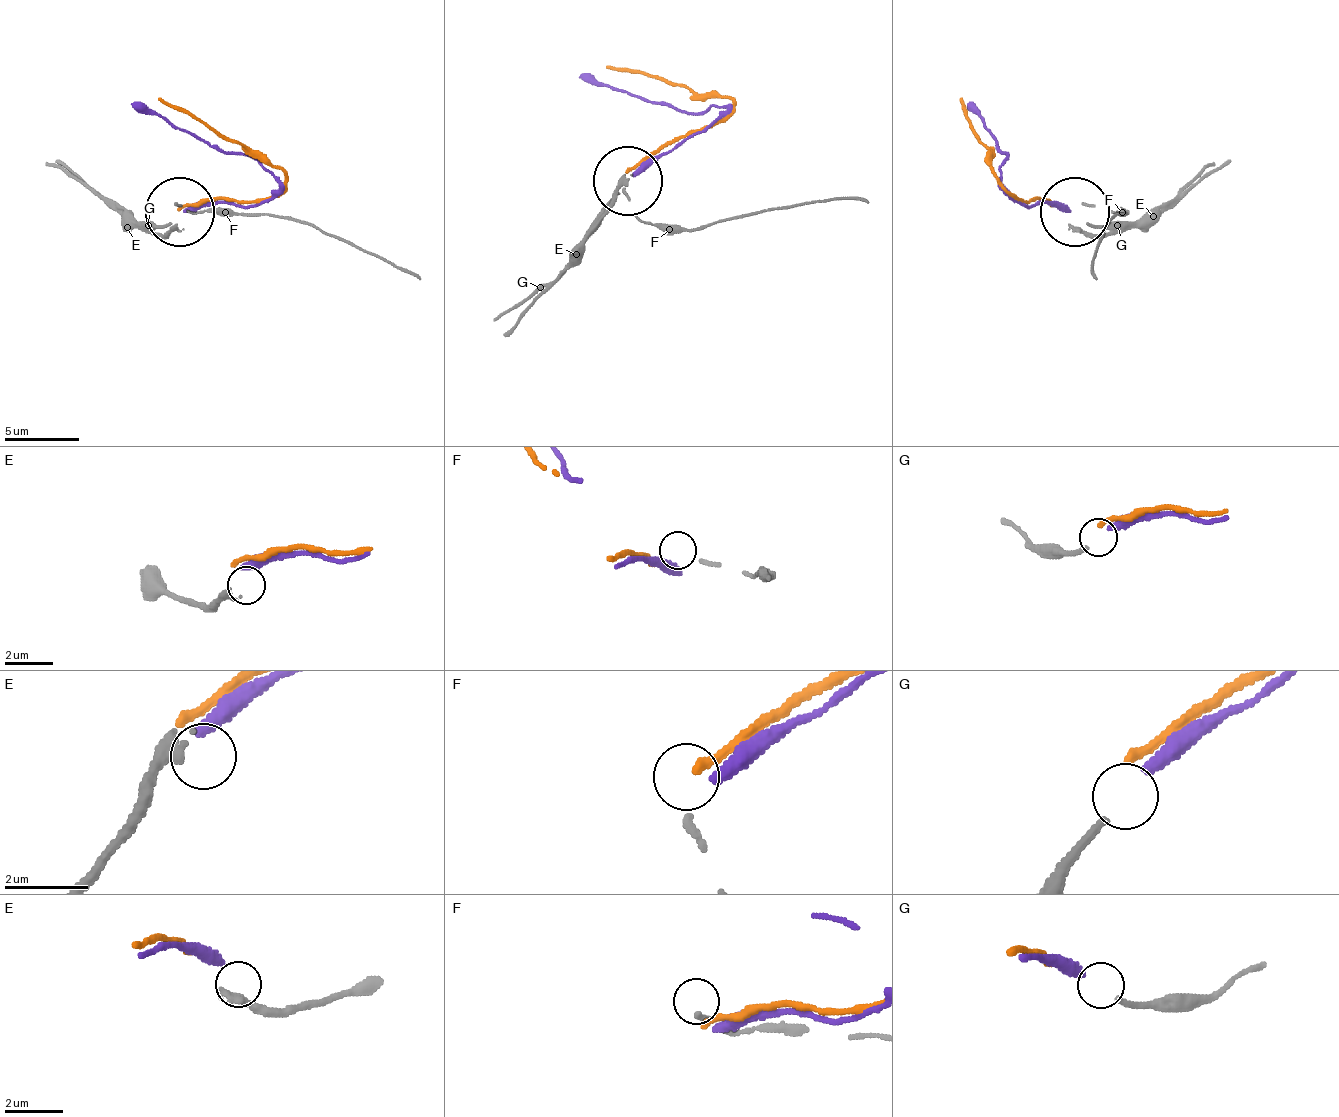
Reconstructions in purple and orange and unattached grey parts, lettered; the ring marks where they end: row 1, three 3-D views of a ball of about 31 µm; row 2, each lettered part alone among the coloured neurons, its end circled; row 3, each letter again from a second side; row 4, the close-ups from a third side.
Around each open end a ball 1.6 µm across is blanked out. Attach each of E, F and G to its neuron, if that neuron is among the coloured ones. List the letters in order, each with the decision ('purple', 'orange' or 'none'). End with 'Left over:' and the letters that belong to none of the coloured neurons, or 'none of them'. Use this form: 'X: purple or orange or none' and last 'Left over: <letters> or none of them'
E: none
F: none
G: none
Left over: E, F, G

